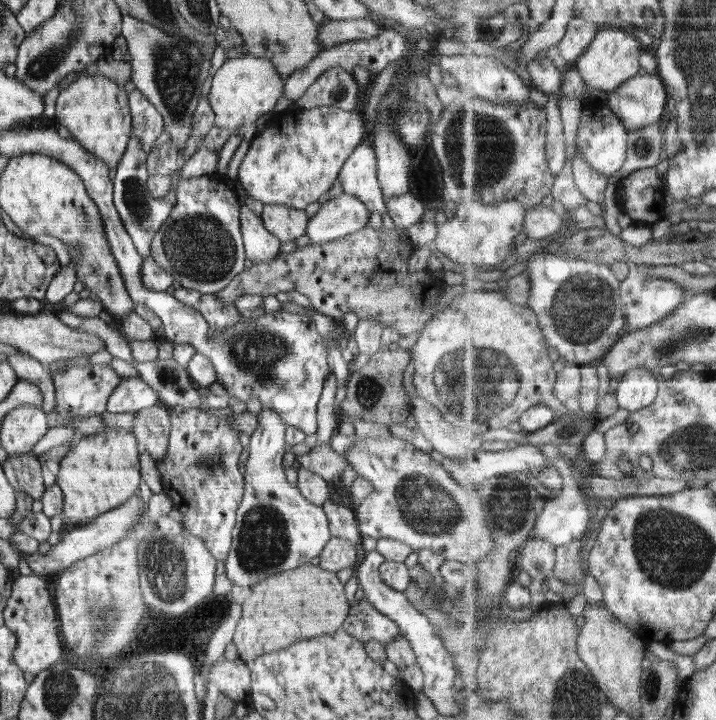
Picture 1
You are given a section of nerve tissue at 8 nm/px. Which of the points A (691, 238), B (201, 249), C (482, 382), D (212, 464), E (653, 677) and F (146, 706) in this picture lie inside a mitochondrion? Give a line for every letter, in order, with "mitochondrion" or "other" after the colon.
A: other
B: mitochondrion
C: mitochondrion
D: mitochondrion
E: mitochondrion
F: mitochondrion

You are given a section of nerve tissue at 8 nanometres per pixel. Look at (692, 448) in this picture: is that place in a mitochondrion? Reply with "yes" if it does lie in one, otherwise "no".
yes

